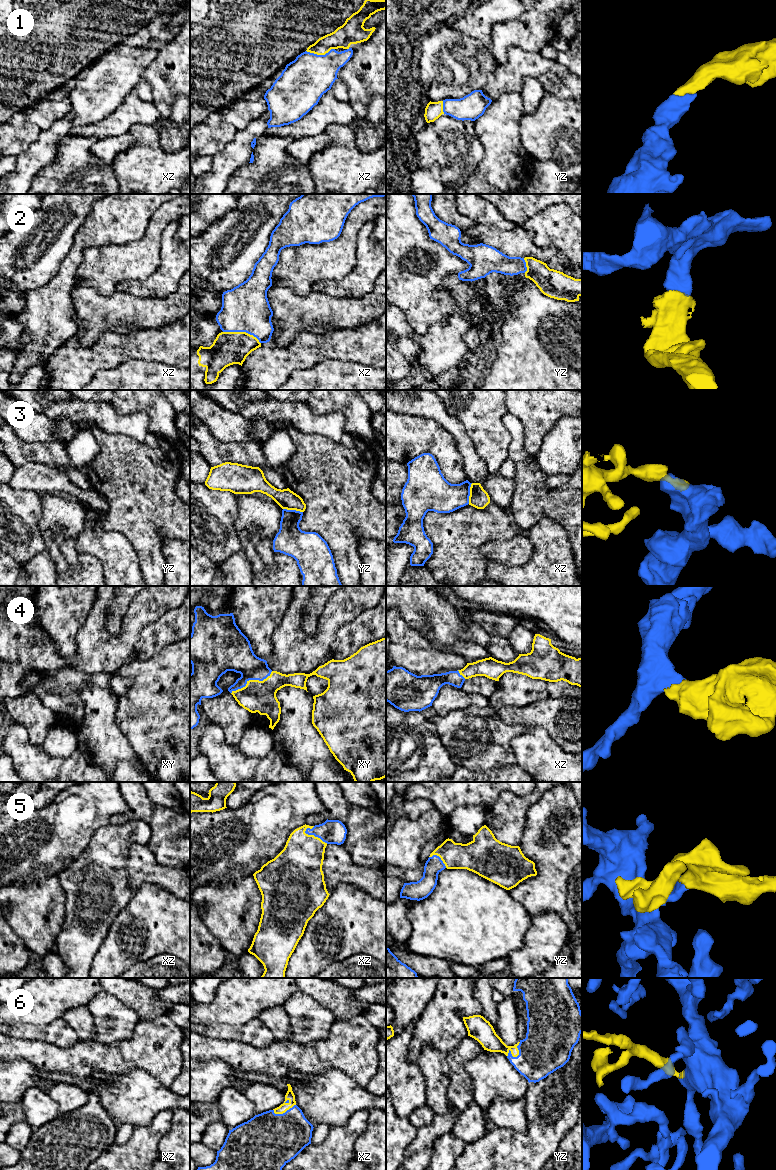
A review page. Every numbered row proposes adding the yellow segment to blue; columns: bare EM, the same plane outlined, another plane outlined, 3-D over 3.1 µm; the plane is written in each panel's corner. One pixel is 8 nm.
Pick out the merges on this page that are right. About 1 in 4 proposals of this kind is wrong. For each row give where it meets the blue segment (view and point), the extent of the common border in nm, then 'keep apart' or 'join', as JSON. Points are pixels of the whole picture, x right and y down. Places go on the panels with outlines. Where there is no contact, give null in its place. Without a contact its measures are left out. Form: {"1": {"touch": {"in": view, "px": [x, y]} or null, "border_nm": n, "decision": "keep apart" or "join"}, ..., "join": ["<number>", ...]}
{"1": {"touch": {"in": "xz", "px": [320, 55]}, "border_nm": 240, "decision": "join"}, "2": {"touch": {"in": "xz", "px": [242, 331]}, "border_nm": 320, "decision": "join"}, "3": {"touch": {"in": "xz", "px": [469, 493]}, "border_nm": 170, "decision": "keep apart"}, "4": {"touch": {"in": "xy", "px": [251, 679]}, "border_nm": 380, "decision": "join"}, "5": {"touch": {"in": "xz", "px": [315, 836]}, "border_nm": 220, "decision": "join"}, "6": {"touch": {"in": "yz", "px": [518, 1055]}, "border_nm": 160, "decision": "join"}, "join": ["1", "2", "4", "5", "6"]}

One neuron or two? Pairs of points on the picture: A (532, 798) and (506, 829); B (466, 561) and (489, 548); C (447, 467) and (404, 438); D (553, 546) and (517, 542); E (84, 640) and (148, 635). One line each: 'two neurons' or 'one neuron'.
A: one neuron
B: two neurons
C: one neuron
D: two neurons
E: two neurons

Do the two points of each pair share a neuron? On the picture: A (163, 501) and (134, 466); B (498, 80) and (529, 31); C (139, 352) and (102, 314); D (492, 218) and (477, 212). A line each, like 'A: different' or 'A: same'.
A: same
B: different
C: different
D: same

